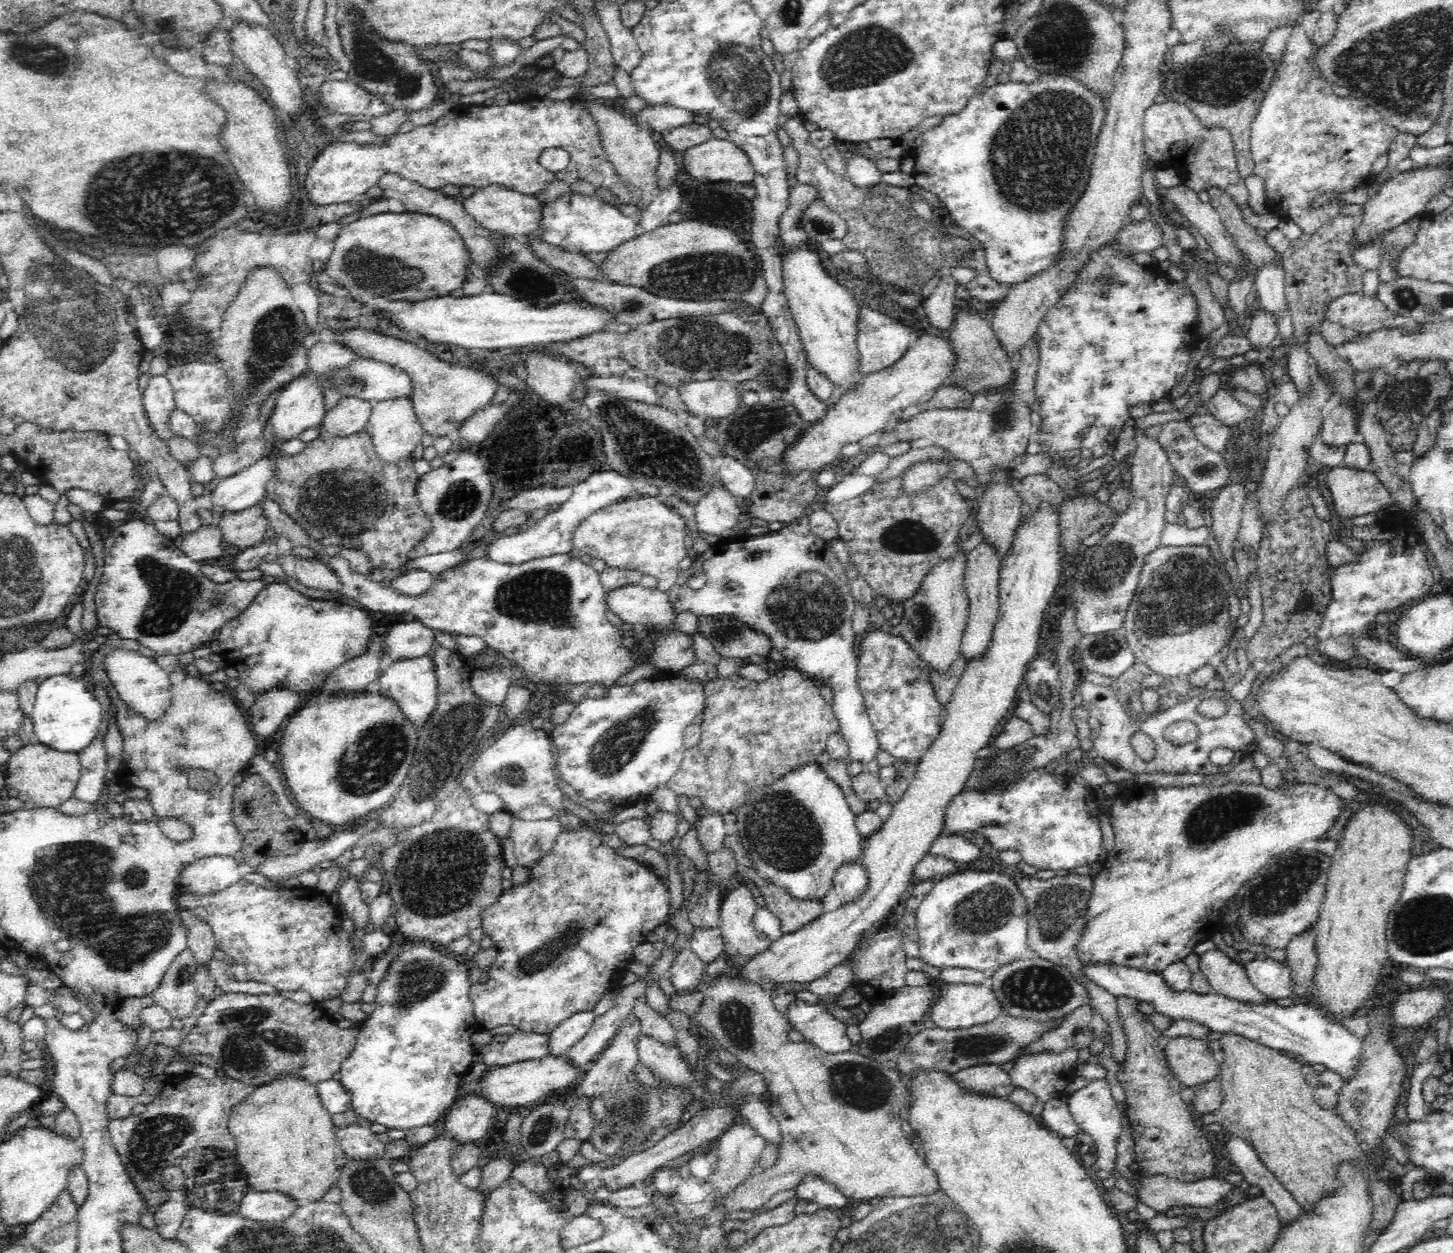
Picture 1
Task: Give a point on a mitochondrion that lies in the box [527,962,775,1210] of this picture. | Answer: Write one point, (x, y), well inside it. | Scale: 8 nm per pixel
(735, 1017)

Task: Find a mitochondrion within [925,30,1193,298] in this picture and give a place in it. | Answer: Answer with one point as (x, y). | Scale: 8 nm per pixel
(1057, 125)

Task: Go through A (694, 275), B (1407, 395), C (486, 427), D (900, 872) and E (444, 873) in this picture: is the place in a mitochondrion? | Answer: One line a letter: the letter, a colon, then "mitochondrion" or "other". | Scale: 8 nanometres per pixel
A: mitochondrion
B: mitochondrion
C: mitochondrion
D: other
E: mitochondrion

